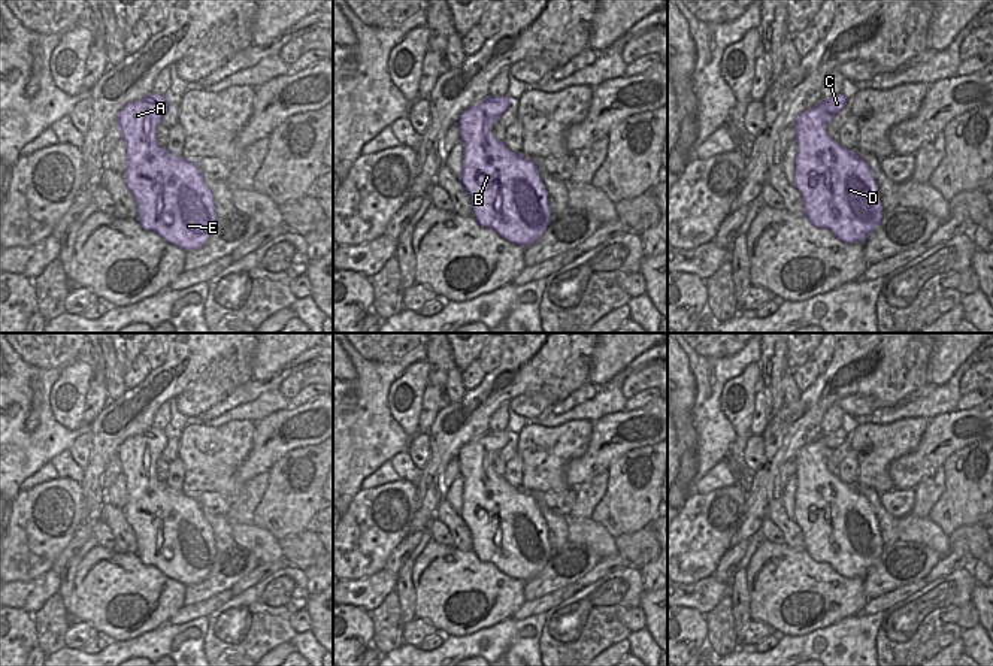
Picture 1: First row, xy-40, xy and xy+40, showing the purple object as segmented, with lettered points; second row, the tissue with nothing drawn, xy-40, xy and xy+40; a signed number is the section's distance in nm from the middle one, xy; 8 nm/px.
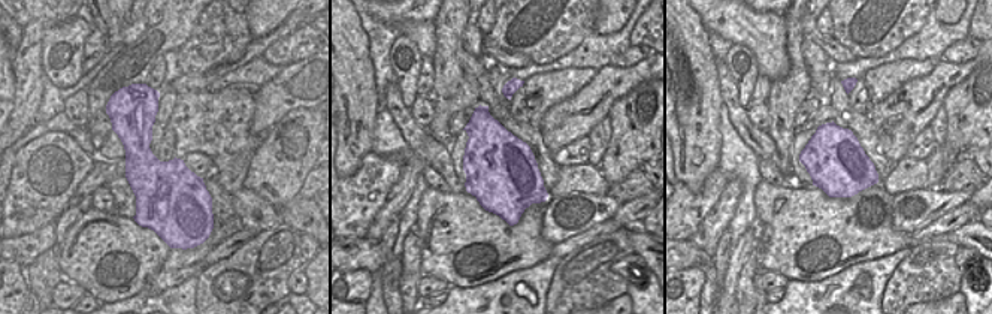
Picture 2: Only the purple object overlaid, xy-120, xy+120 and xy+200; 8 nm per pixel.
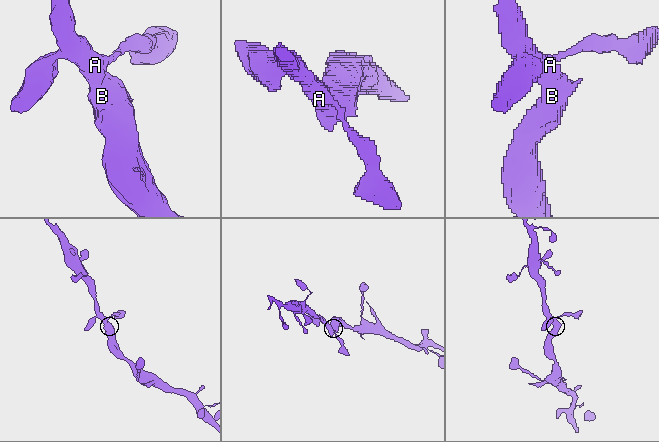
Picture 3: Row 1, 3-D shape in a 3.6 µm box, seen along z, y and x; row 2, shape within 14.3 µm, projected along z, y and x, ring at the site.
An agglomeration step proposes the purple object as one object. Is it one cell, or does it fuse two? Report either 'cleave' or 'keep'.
keep

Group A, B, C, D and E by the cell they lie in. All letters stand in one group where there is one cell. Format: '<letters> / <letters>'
A B C D E

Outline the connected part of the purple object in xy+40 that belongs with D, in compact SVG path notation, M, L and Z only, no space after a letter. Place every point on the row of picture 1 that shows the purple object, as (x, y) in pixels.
M842 94L823 99L814 109L802 112L794 121L797 154L793 185L802 196L803 214L815 227L829 228L841 242L865 243L884 215L878 187L868 163L856 151L848 151L833 140L826 130L826 125L845 108L847 102L848 99Z

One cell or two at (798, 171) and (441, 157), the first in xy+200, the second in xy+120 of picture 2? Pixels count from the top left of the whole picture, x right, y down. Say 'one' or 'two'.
two

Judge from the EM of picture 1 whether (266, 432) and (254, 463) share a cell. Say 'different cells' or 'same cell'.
same cell

